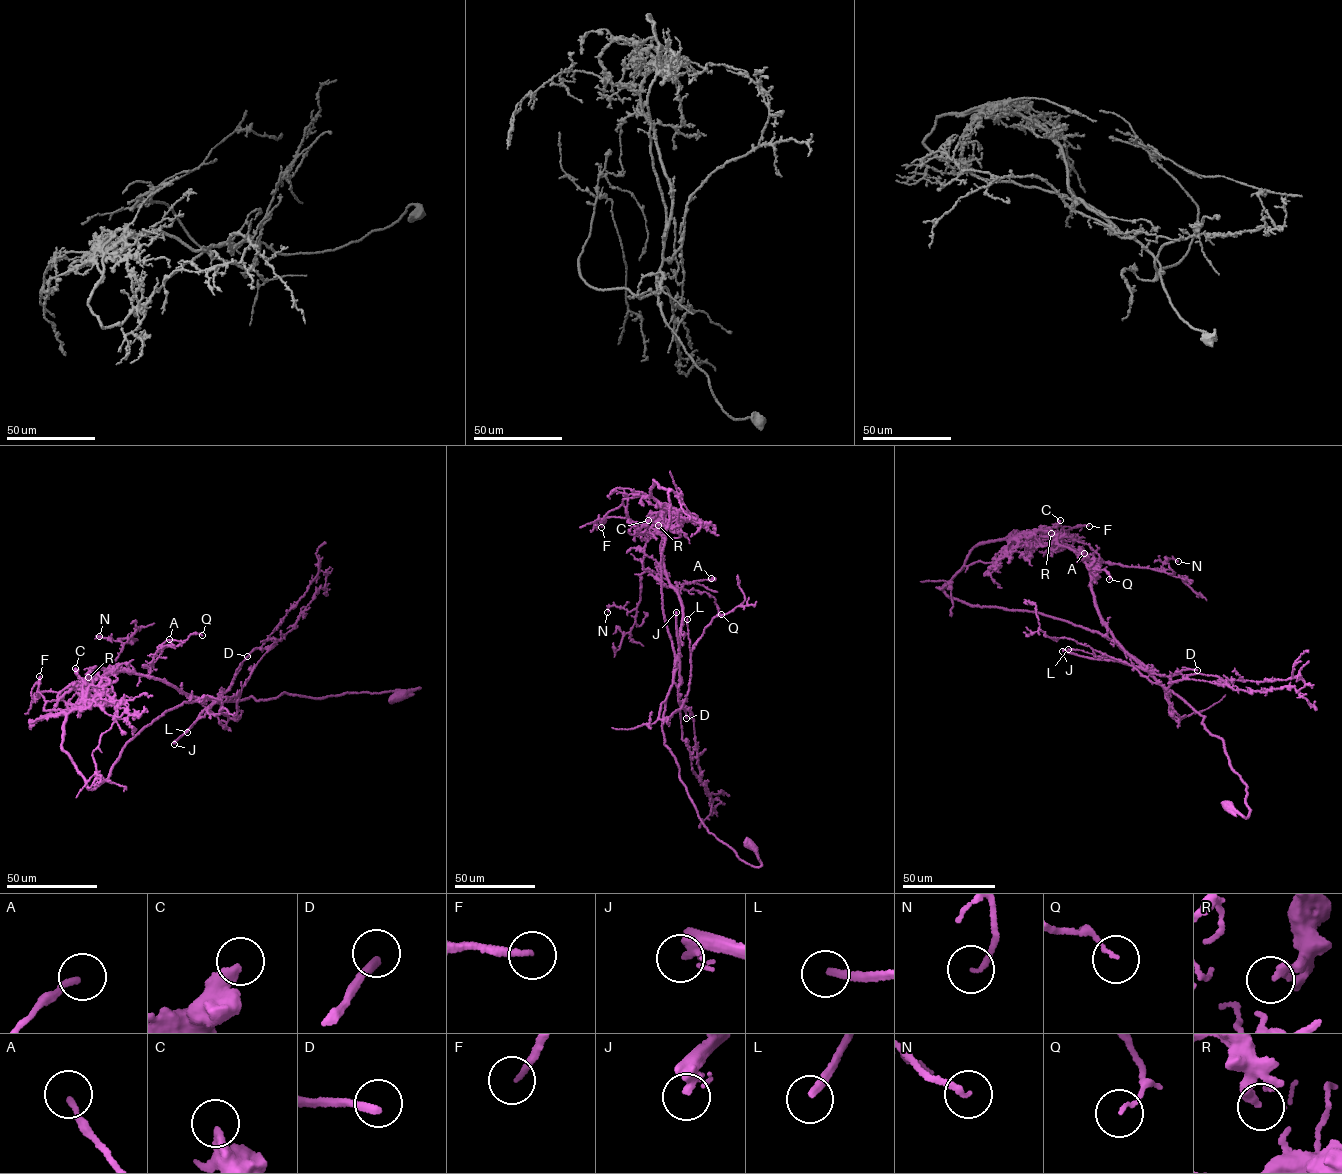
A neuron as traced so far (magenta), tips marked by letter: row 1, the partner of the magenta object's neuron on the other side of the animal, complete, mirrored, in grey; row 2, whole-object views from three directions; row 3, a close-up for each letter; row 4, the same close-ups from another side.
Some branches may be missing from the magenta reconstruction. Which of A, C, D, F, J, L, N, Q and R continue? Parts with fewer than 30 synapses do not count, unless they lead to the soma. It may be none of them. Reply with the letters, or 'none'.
D, J

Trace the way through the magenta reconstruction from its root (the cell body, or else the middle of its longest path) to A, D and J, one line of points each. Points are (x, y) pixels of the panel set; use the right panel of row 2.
A: (1228, 805), (1249, 814), (1247, 787), (1222, 740), (1113, 639), (1097, 608), (1091, 562), (1079, 561), (1084, 553)
D: (1228, 805), (1249, 814), (1247, 787), (1222, 740), (1149, 673), (1169, 677), (1197, 670)
J: (1228, 805), (1247, 817), (1247, 787), (1222, 740), (1205, 730), (1204, 716), (1150, 671), (1062, 651)

